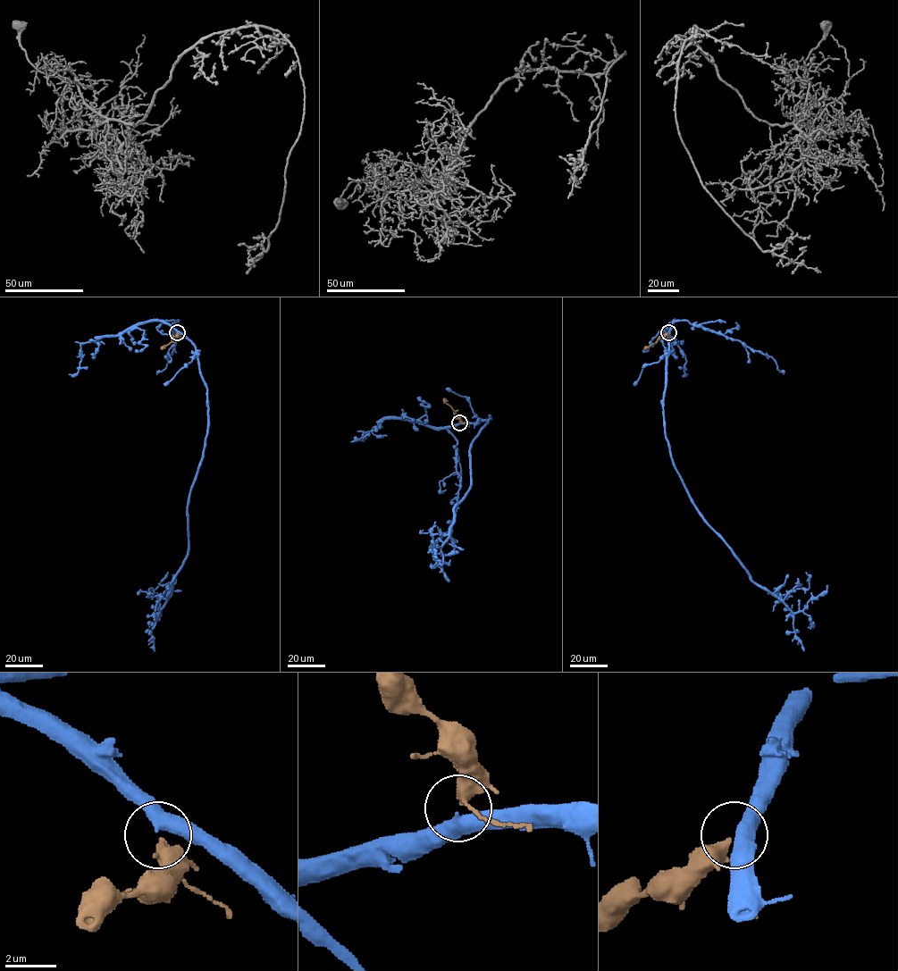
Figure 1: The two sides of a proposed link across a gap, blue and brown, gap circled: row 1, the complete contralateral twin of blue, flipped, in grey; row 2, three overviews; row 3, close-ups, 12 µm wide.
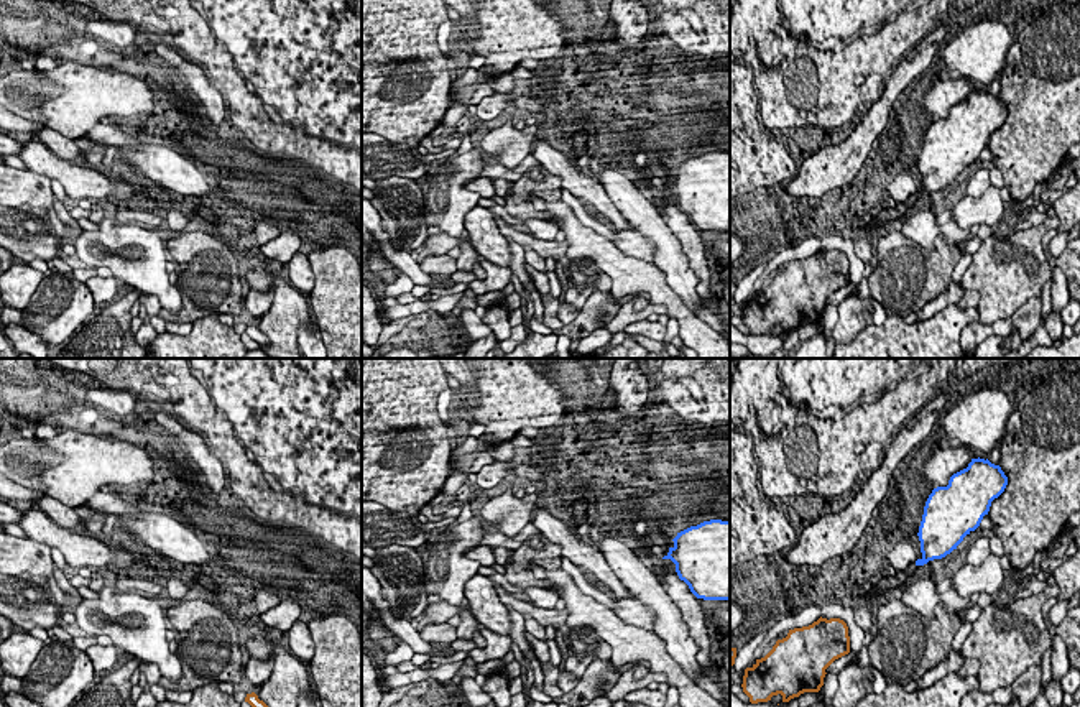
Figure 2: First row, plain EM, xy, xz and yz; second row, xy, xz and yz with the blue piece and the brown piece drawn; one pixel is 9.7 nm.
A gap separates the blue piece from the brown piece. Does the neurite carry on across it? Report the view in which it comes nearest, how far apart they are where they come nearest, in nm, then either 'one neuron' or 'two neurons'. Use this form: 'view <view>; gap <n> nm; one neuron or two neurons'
view yz; gap 900 nm; one neuron

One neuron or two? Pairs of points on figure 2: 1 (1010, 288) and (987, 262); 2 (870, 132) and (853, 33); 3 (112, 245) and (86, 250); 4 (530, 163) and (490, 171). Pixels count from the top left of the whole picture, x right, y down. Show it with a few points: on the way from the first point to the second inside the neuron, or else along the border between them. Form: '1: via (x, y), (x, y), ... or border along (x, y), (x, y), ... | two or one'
1: via (1005, 281), (993, 268) | one
2: border along (891, 74), (881, 96), (868, 106) | two
3: via (106, 247), (92, 249) | one
4: via (520, 170), (516, 173), (500, 171) | one

